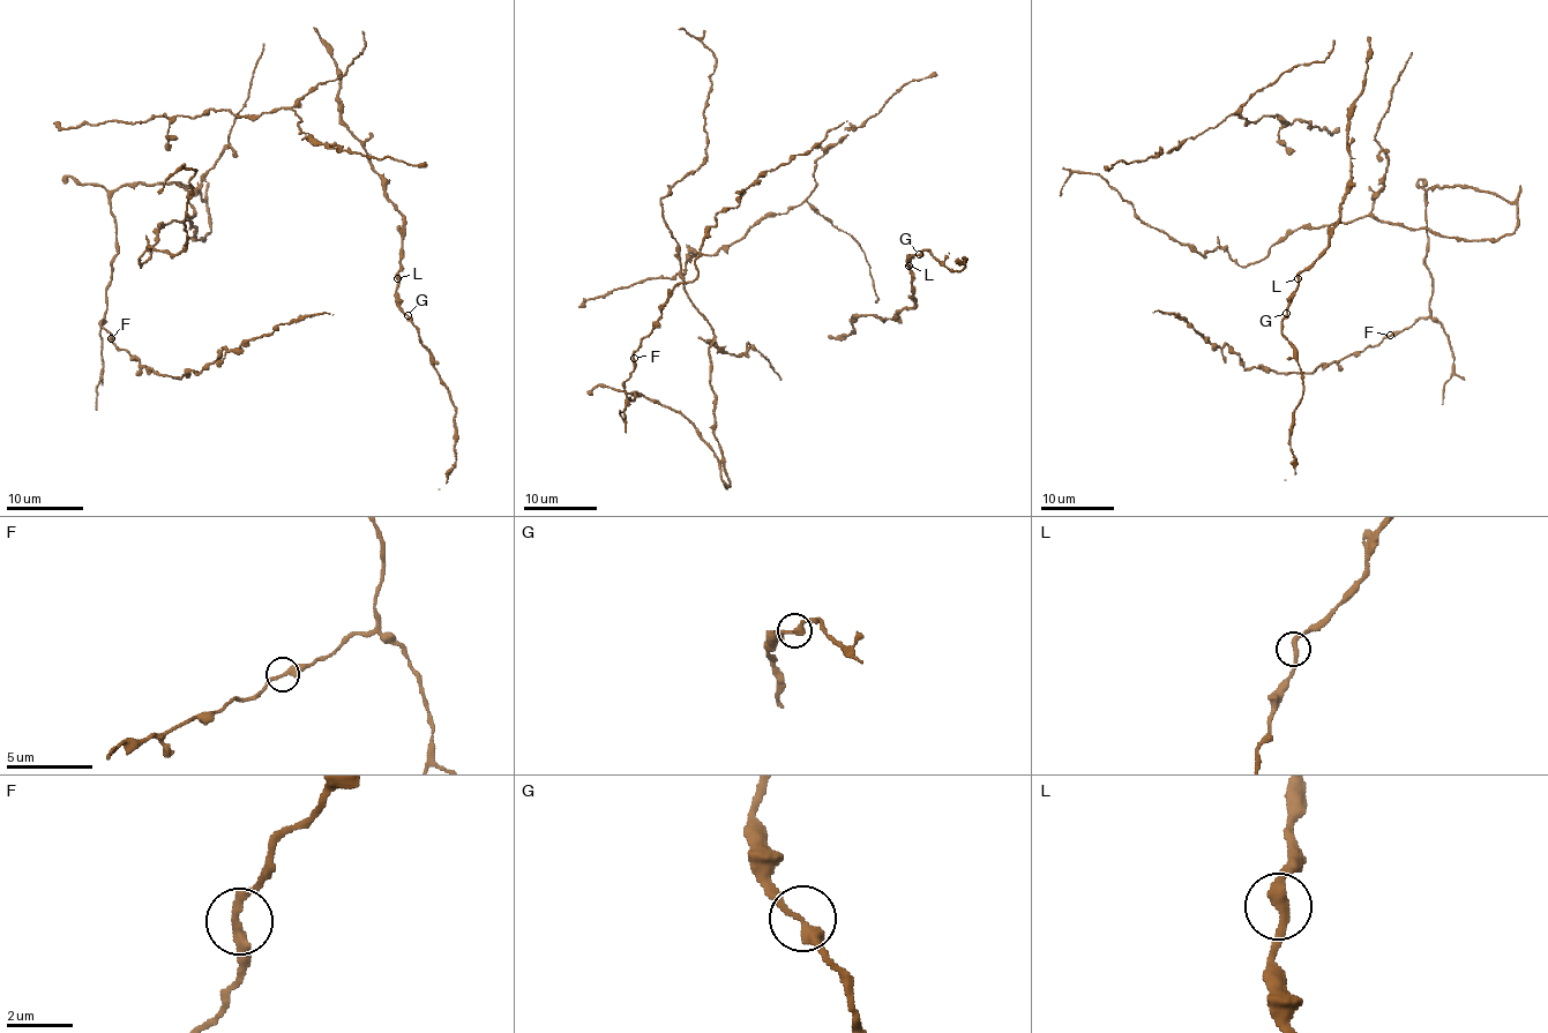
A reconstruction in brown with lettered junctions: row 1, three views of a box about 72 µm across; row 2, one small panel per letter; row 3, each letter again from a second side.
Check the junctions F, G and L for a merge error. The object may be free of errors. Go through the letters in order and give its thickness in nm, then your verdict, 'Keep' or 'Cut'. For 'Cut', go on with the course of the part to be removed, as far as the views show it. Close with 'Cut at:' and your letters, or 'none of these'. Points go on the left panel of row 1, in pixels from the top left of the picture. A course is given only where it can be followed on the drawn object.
F: Thickness 280 nm. Keep
G: Thickness 320 nm. Keep
L: Thickness 320 nm. Keep
Cut at: none of these

